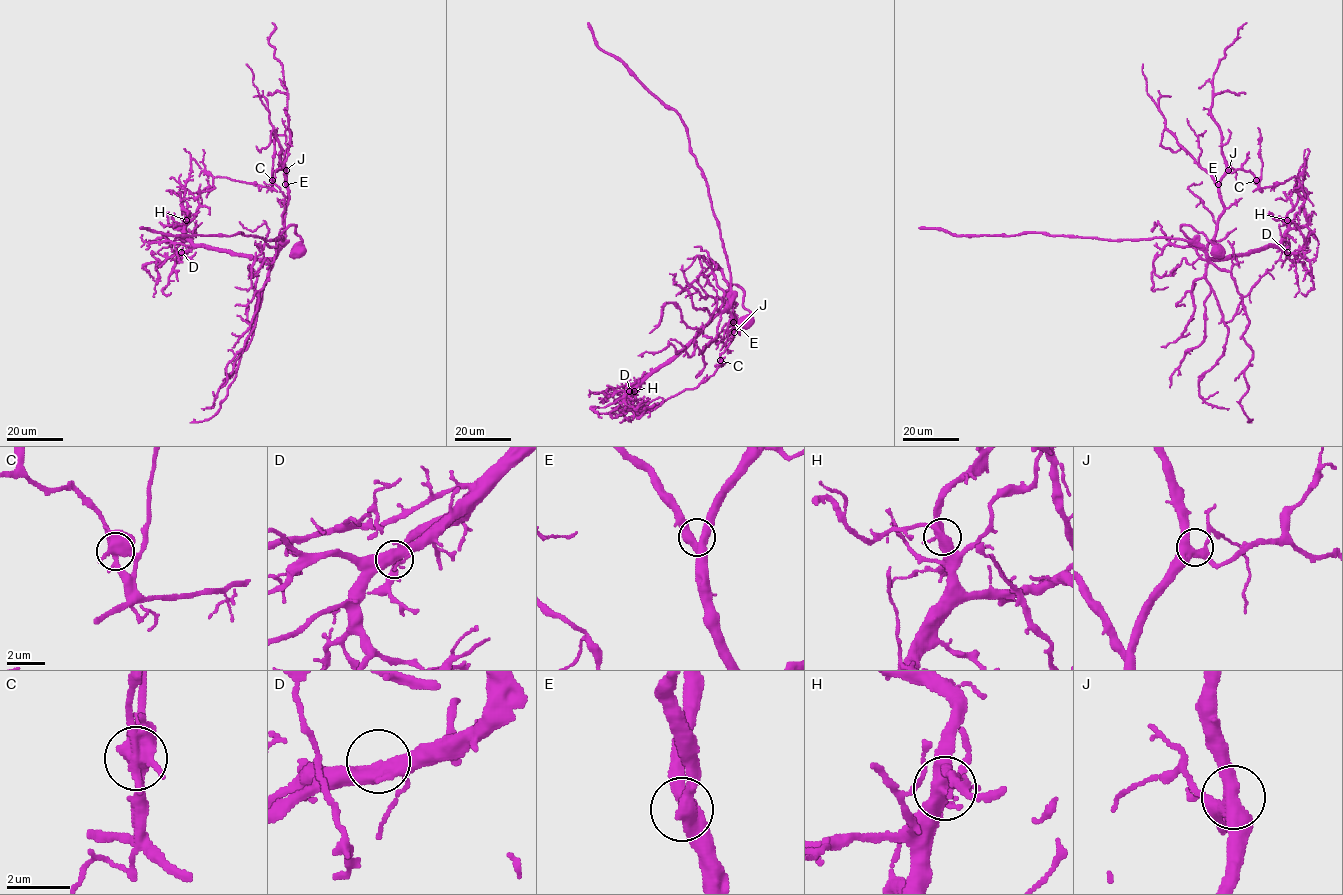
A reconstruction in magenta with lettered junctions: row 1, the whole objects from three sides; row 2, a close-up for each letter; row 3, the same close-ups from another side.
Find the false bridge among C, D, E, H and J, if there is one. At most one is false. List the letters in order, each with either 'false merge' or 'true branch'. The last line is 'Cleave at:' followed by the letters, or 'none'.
C: false merge
D: true branch
E: true branch
H: true branch
J: true branch
Cleave at: C

